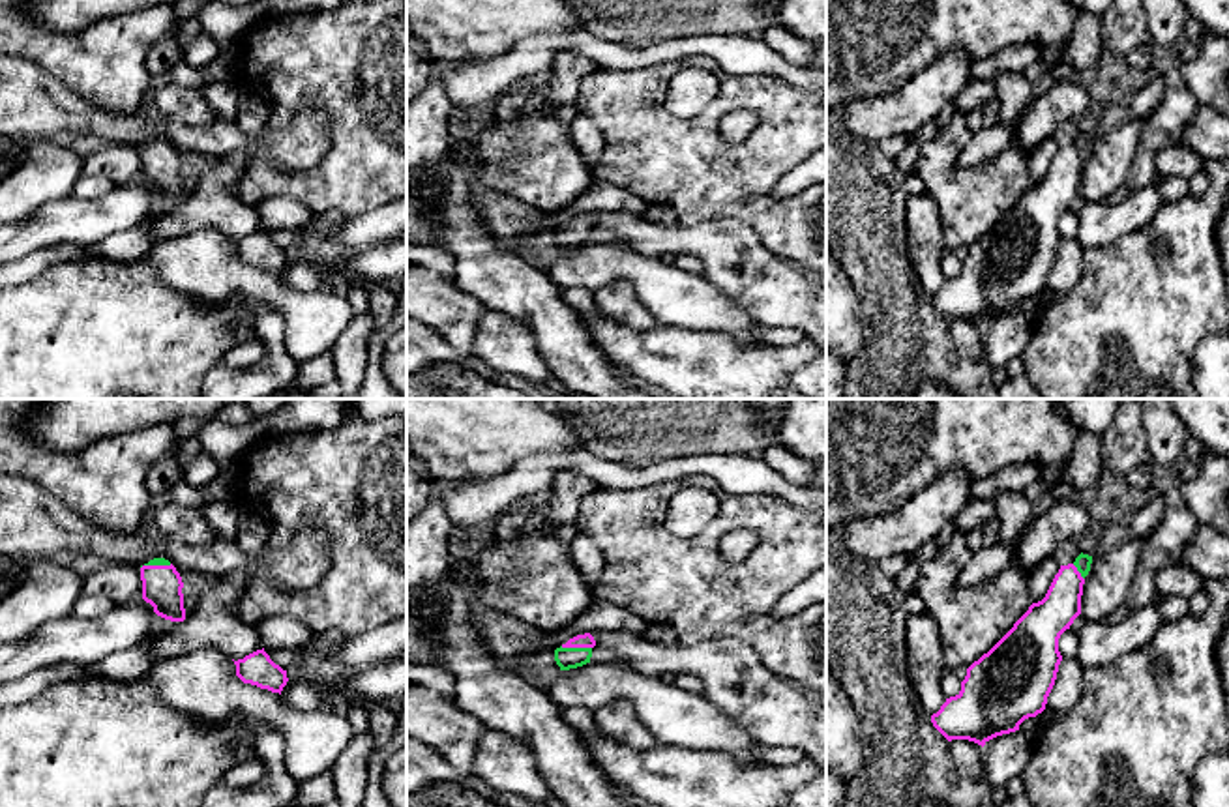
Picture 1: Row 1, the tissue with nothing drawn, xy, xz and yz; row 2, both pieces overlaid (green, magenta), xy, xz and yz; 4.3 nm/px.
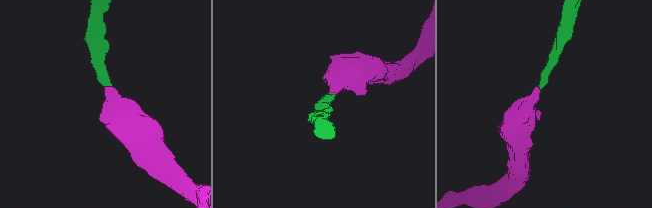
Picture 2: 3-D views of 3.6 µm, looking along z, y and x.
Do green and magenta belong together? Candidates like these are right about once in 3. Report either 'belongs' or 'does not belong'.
belongs

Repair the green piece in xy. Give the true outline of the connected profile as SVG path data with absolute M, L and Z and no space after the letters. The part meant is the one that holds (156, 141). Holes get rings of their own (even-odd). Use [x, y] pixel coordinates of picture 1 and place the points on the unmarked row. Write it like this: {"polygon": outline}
{"polygon": "M154 139L141 148L142 180L154 193L170 202L184 202L184 163L176 148L165 139Z"}

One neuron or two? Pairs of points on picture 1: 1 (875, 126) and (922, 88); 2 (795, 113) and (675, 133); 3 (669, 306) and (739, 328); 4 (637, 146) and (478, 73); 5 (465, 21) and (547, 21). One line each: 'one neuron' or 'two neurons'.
1: one neuron
2: one neuron
3: one neuron
4: two neurons
5: one neuron

